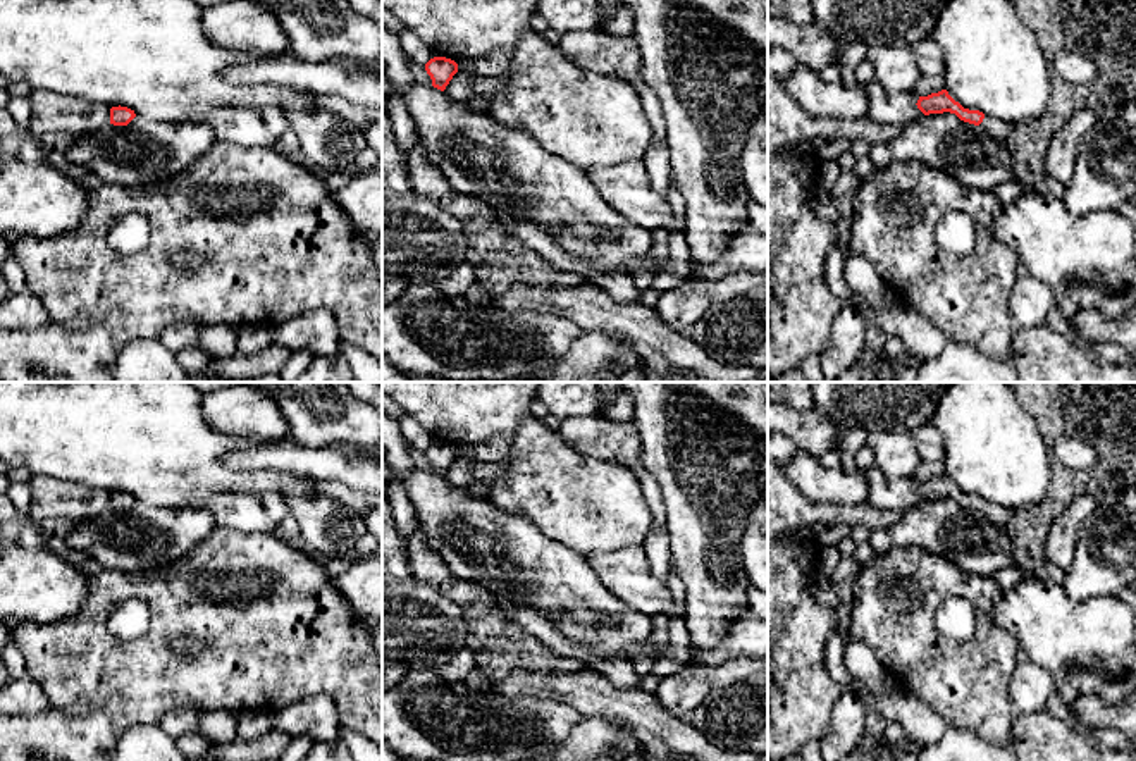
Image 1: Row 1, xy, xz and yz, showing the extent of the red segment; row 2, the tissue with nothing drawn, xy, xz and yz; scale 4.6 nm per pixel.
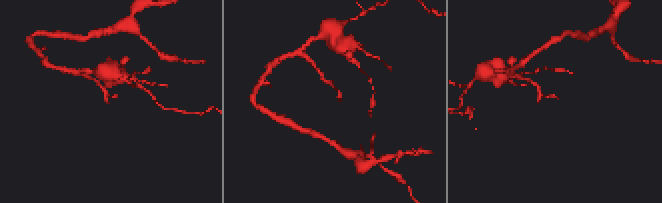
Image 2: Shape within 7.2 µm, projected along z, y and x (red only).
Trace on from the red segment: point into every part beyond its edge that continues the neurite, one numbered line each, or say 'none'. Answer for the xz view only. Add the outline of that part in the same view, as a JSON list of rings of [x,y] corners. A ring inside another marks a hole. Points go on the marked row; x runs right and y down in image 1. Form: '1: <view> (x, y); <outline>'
none

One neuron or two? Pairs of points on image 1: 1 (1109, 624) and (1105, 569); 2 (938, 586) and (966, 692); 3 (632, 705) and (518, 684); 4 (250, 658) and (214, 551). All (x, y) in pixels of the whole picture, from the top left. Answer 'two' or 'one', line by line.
1: two
2: one
3: one
4: one

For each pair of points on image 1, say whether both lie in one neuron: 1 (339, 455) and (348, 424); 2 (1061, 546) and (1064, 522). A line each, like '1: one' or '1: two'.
1: two
2: one

